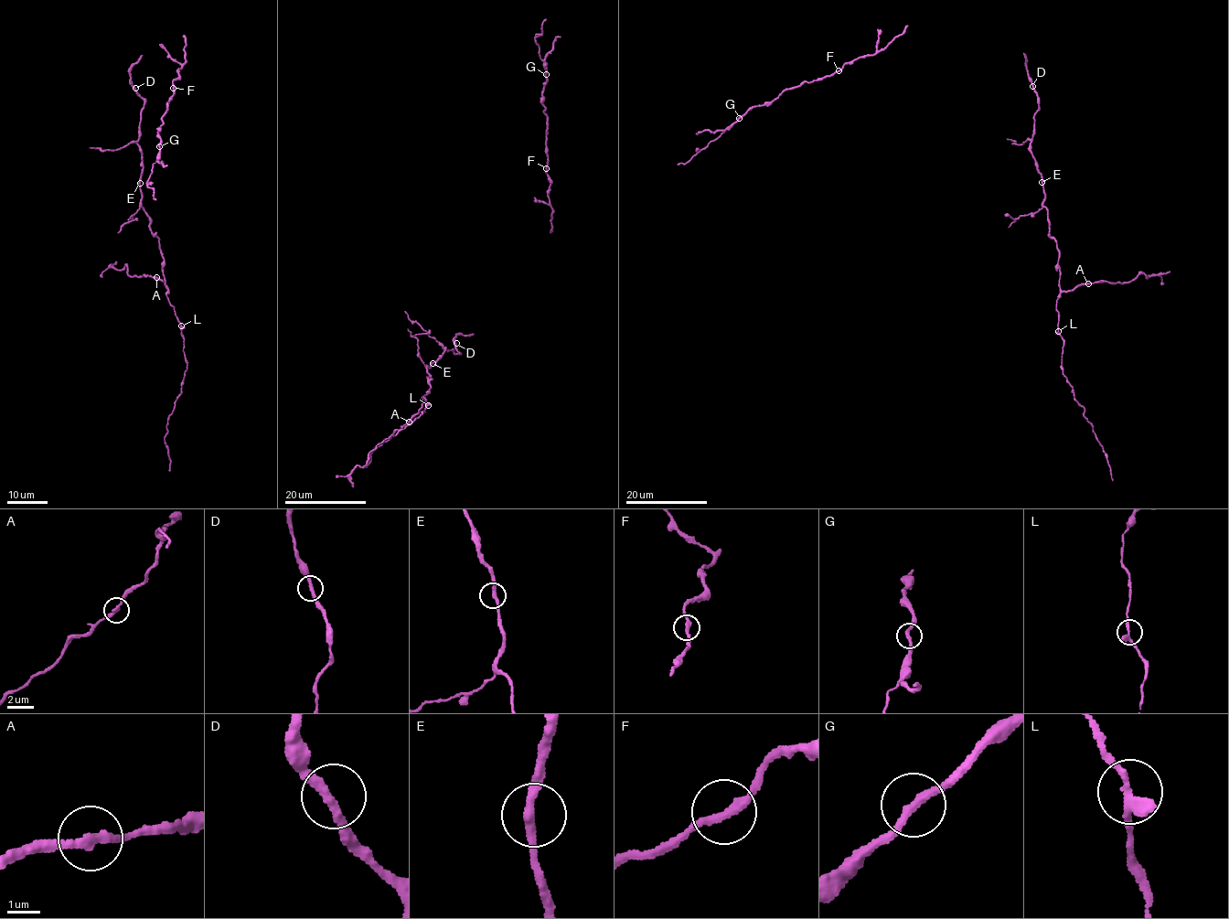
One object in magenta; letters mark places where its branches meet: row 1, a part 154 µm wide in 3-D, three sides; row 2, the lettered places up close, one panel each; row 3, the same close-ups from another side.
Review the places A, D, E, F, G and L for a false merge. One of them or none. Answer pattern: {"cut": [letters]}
{"cut": []}

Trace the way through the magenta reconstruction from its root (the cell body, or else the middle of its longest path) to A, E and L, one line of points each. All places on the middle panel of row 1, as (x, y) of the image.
A: (454, 344), (459, 353), (443, 348), (441, 357), (427, 367), (429, 393), (423, 396), (422, 407), (410, 422)
E: (454, 344), (459, 353), (443, 348), (441, 357), (432, 363)
L: (454, 344), (459, 353), (443, 348), (441, 357), (427, 367), (431, 387), (423, 399), (422, 397), (428, 405)

